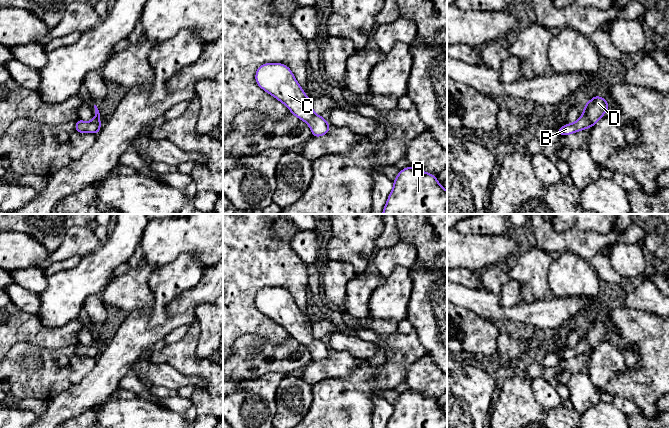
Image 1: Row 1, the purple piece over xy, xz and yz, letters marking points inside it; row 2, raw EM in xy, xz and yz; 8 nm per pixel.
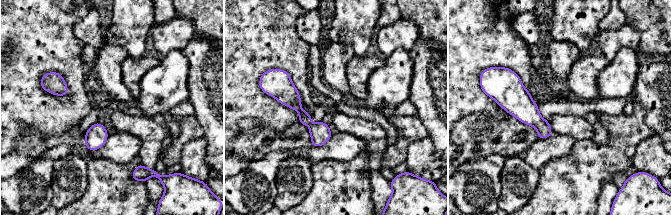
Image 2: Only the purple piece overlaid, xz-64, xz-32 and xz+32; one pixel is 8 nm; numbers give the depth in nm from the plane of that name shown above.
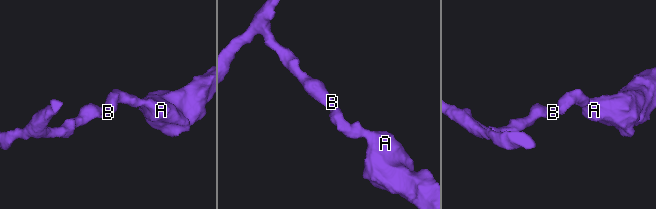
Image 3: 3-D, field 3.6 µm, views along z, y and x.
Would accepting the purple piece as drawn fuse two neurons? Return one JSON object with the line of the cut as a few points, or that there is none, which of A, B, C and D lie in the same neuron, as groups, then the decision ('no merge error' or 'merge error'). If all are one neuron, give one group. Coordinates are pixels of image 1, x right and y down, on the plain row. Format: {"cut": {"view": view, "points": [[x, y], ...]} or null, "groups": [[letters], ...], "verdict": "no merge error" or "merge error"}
{"cut": null, "groups": [["A", "B", "C", "D"]], "verdict": "no merge error"}

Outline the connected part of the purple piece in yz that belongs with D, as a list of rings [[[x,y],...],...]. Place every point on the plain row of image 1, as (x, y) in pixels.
[[[595,320],[585,328],[581,341],[575,346],[556,352],[560,360],[570,359],[594,350],[609,334],[605,322]]]

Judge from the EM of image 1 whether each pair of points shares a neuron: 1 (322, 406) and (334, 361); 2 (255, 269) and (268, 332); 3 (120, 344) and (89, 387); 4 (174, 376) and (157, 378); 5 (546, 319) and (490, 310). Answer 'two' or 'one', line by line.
1: two
2: one
3: one
4: one
5: one

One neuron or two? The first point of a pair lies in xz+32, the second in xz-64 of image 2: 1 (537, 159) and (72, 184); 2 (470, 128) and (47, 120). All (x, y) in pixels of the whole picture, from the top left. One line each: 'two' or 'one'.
1: two
2: two

